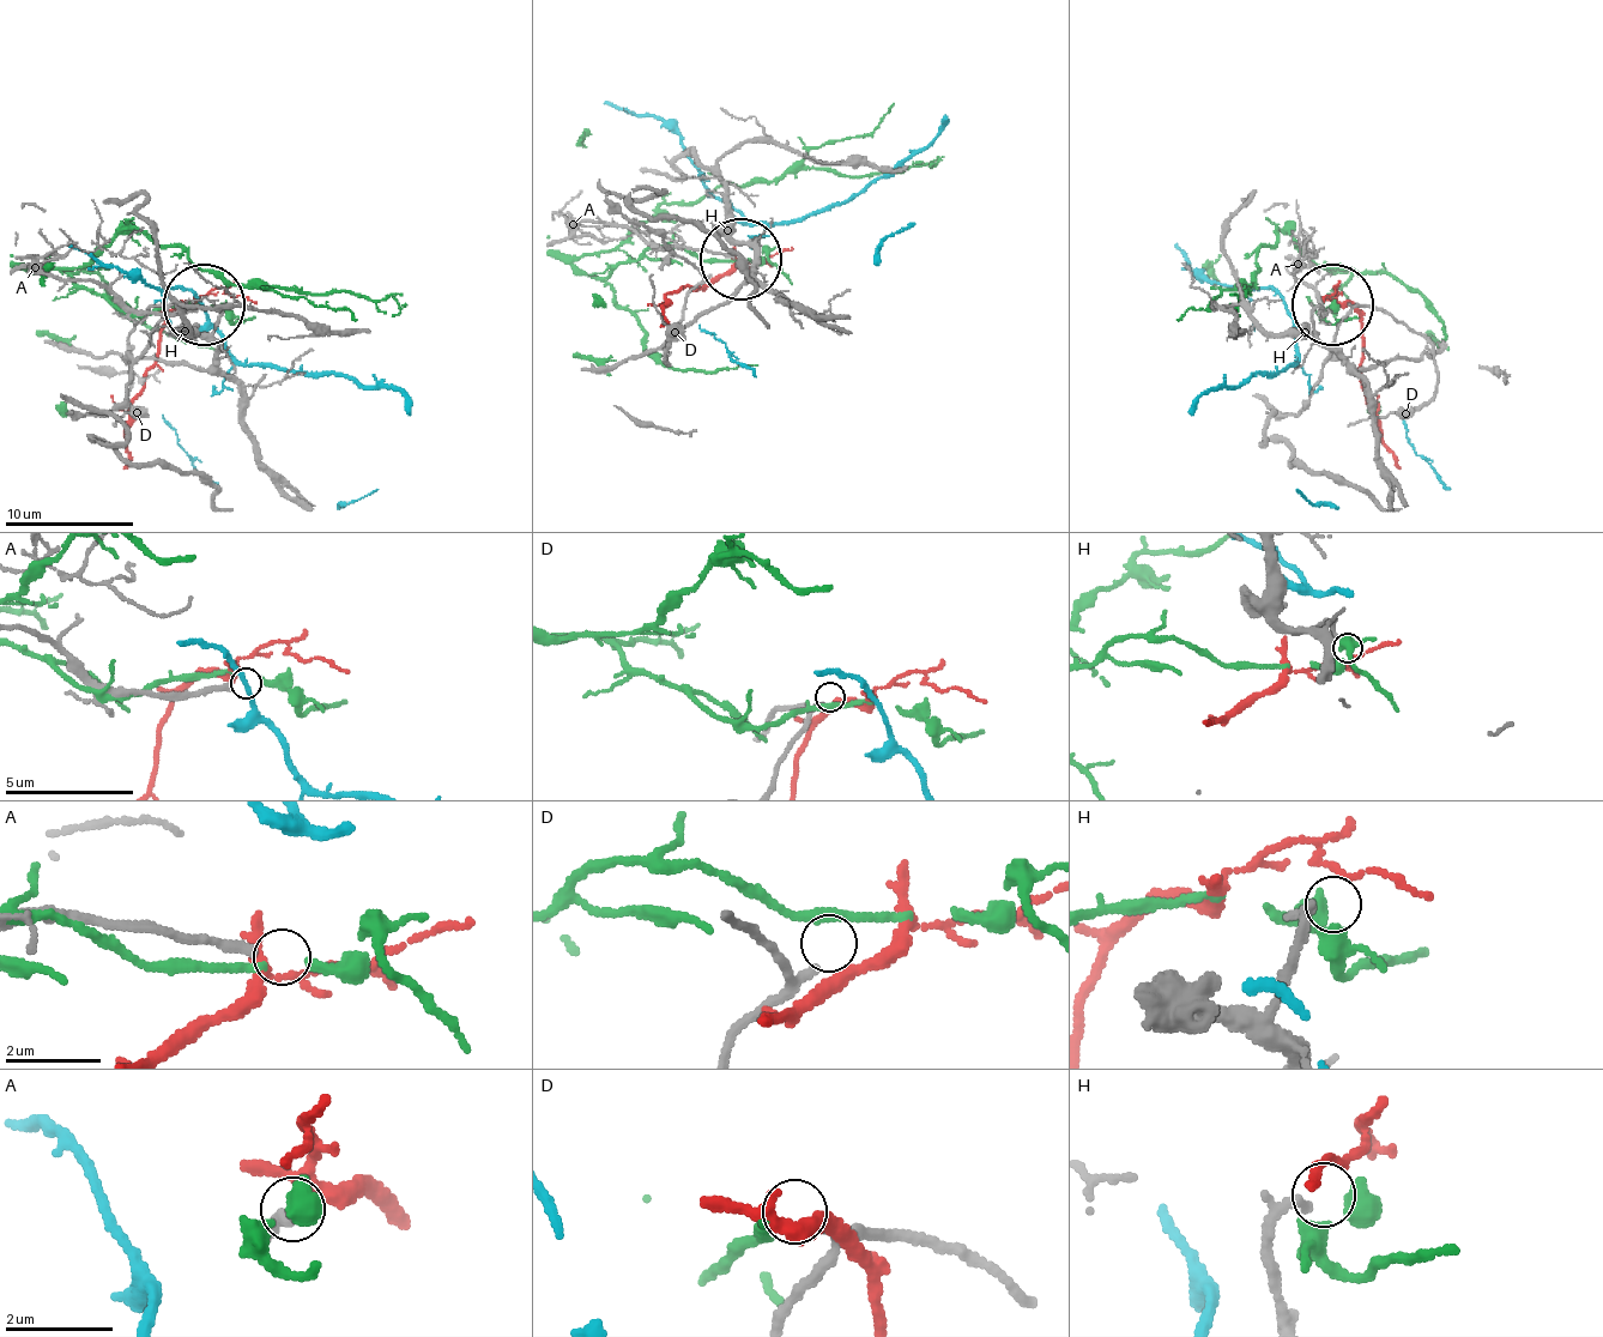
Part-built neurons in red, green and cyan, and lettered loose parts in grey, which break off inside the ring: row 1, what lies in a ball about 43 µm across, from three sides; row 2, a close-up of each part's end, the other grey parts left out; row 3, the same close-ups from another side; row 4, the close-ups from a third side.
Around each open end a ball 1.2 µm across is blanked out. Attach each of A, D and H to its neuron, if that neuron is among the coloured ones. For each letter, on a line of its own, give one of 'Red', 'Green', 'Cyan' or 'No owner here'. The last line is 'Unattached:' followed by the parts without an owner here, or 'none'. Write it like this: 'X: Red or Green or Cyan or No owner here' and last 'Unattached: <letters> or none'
A: No owner here
D: No owner here
H: No owner here
Unattached: A, D, H

